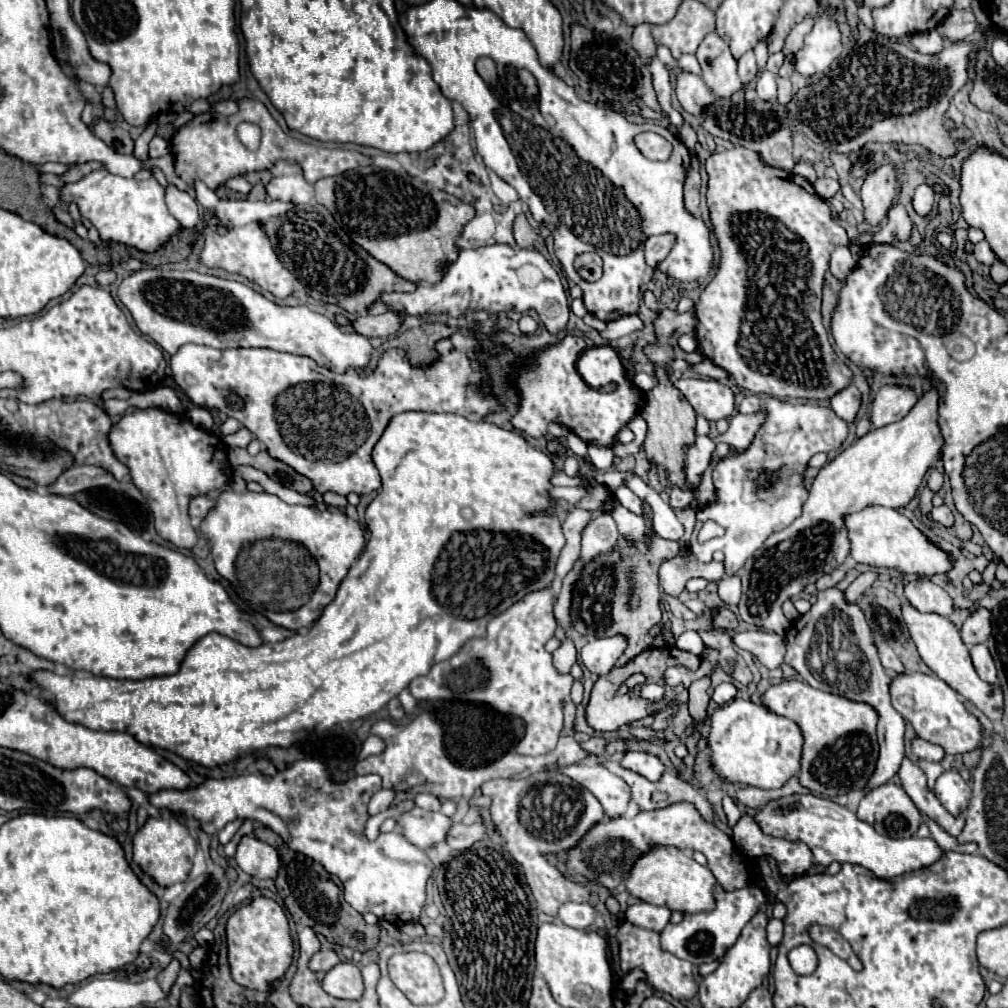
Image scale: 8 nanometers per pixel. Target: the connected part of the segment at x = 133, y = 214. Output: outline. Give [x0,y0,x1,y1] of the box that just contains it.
[60,169,180,251]

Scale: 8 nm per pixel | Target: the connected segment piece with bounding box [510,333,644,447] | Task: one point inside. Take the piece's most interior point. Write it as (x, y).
(551, 391)

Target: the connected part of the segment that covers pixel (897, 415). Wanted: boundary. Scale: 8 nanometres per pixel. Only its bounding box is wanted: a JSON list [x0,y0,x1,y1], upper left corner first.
[872,385,918,427]

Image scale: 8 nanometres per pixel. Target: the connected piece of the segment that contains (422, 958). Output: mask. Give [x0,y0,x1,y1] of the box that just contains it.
[388,953,444,1005]

